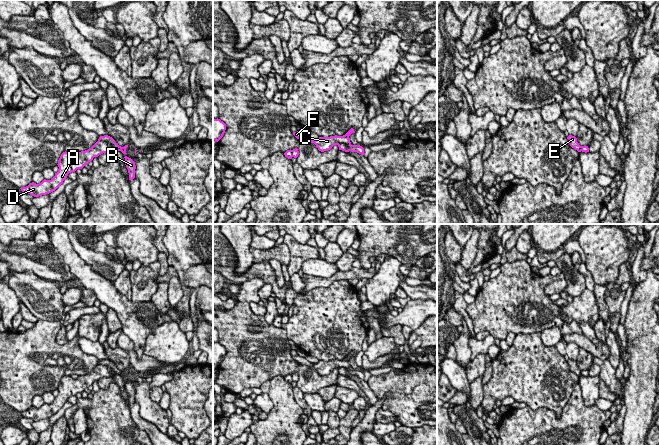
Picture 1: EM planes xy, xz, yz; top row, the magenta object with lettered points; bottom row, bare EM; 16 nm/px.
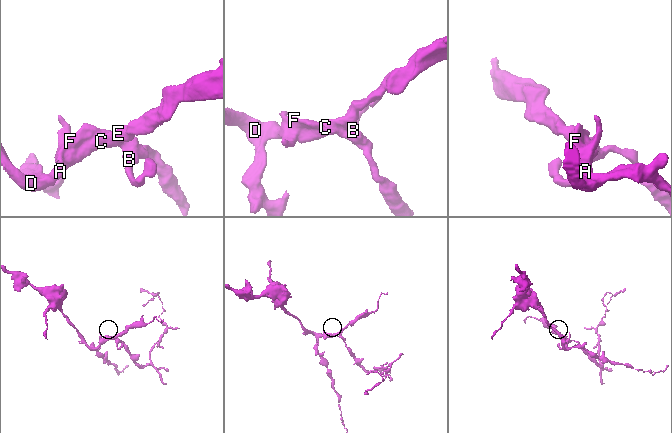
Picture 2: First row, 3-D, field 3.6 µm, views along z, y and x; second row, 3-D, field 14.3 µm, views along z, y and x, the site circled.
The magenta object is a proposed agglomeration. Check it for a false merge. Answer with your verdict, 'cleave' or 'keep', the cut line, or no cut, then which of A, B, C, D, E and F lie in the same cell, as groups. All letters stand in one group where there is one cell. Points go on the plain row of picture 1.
cleave | xy (98, 363), (108, 365), (117, 374) | A C D E / B F

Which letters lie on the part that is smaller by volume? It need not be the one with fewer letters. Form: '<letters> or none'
B, F

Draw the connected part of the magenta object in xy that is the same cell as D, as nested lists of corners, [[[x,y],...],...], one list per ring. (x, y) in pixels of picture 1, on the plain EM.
[[[98,364],[91,372],[73,379],[71,376],[63,376],[58,384],[58,396],[51,404],[44,403],[41,407],[30,407],[26,411],[21,411],[22,417],[30,418],[34,421],[49,418],[55,415],[67,402],[68,398],[82,393],[86,388],[91,386],[94,381],[103,377],[117,375],[113,368],[106,365]]]

